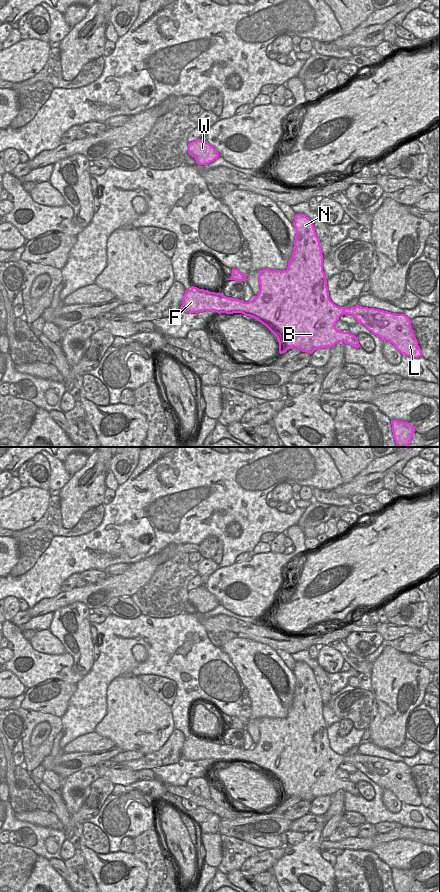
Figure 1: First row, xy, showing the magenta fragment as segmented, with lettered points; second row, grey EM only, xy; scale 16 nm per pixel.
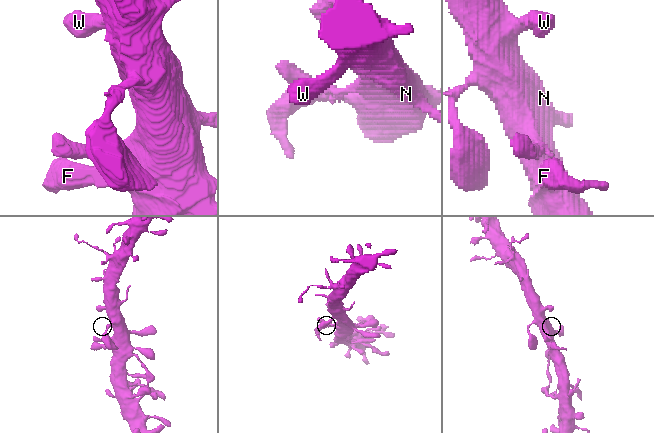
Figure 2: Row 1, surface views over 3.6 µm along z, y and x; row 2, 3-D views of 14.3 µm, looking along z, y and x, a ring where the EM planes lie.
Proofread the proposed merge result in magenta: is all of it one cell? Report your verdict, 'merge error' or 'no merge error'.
no merge error

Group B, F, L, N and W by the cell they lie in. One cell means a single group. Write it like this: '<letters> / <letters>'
B F L N W

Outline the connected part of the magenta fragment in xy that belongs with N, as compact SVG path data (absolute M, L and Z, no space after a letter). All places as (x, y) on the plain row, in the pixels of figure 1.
M296 662L293 674L296 684L287 717L283 719L260 718L258 724L260 739L251 749L244 750L226 745L220 740L210 740L192 734L190 738L185 738L181 758L187 761L204 759L216 759L218 762L242 761L253 765L277 785L280 802L291 796L312 802L317 797L330 796L339 790L344 790L354 796L361 795L355 783L338 779L335 774L341 763L348 762L381 788L392 791L401 802L413 806L421 805L422 800L412 777L411 768L405 762L359 753L350 756L339 755L330 748L327 728L323 719L322 698L313 670L304 662Z

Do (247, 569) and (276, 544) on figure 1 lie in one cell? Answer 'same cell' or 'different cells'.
different cells

